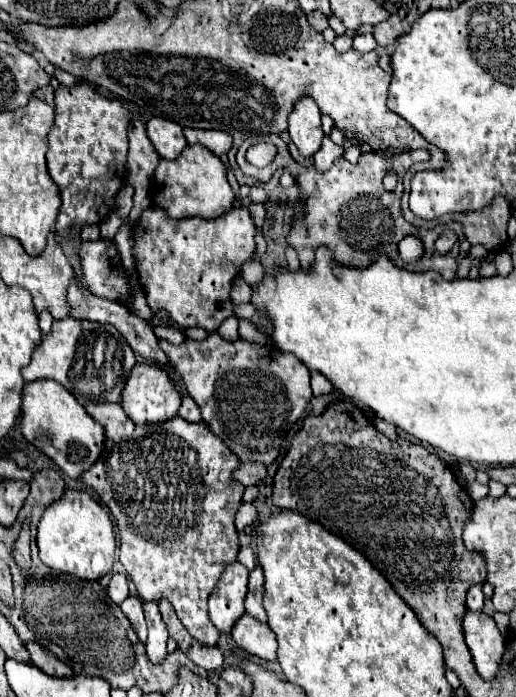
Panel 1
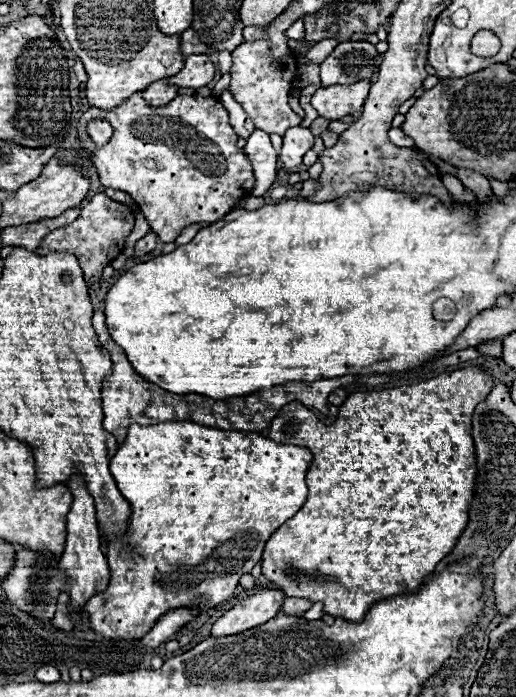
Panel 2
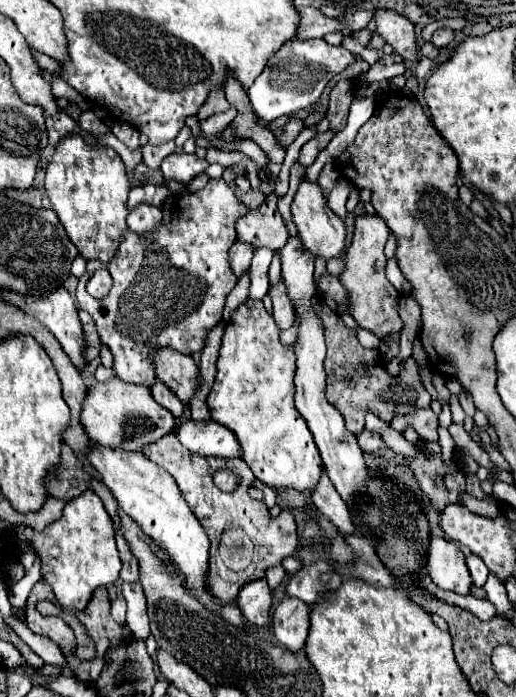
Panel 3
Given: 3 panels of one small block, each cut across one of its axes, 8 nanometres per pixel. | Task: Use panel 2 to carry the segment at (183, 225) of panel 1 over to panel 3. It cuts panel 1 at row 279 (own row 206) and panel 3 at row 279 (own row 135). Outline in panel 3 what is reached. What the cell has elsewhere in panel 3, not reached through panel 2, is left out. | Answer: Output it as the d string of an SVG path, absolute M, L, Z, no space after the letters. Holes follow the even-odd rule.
M214 178L206 184L204 190L170 194L162 206L164 218L162 228L158 228L158 232L152 232L146 238L140 238L134 232L126 232L126 236L122 238L122 246L118 248L114 260L108 264L108 272L114 284L110 294L102 300L96 300L86 292L86 282L90 274L98 270L102 262L88 262L84 276L78 278L78 306L92 314L102 342L110 348L114 356L114 370L120 380L152 386L156 382L154 362L150 356L152 352L172 348L176 352L194 354L202 350L208 330L212 330L222 320L224 300L236 284L236 276L228 264L228 248L236 242L234 224L246 212L246 206L236 198L234 190L228 188L222 178Z

